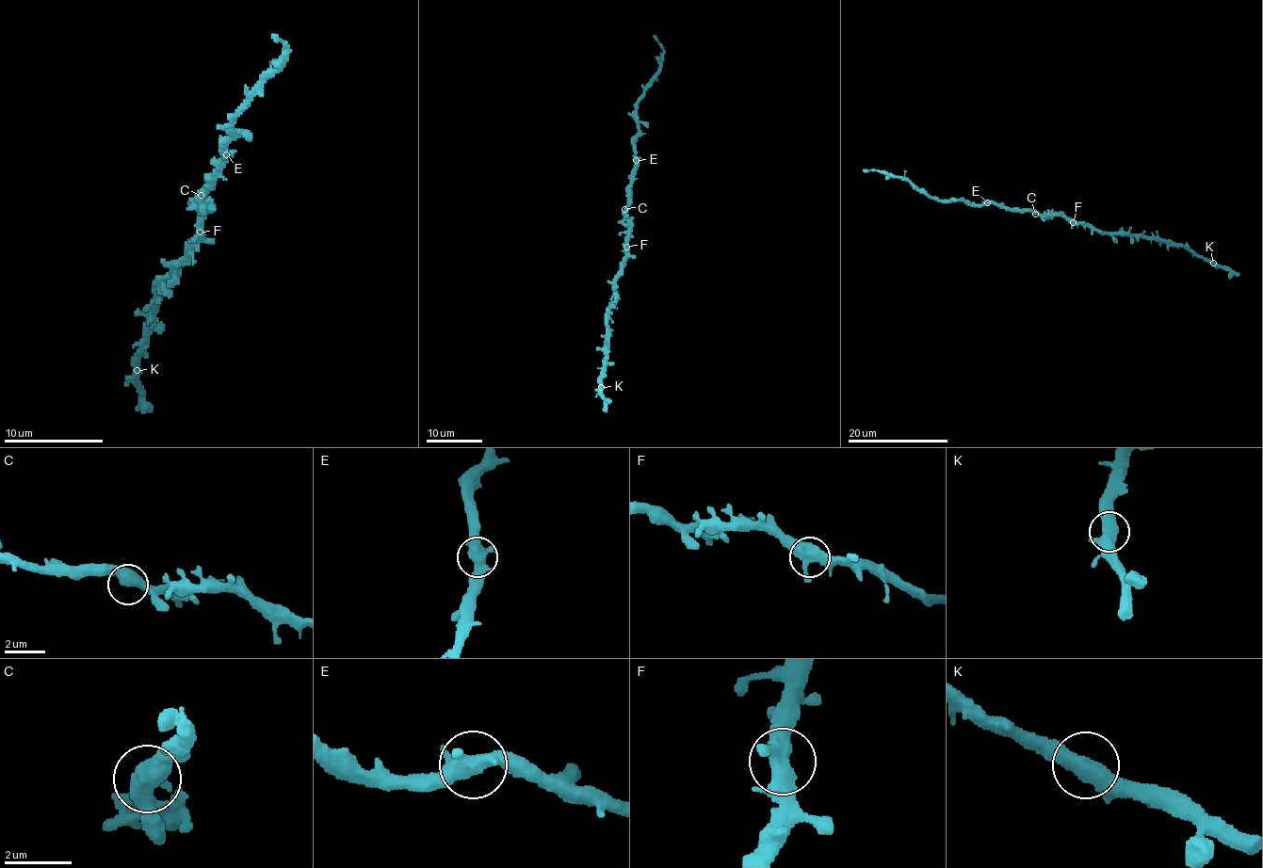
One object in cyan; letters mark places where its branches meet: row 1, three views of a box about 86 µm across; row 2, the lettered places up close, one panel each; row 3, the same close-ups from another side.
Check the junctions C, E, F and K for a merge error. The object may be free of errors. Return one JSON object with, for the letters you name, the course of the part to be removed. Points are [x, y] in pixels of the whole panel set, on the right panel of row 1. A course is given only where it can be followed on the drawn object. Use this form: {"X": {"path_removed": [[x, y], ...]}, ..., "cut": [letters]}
{"cut": []}

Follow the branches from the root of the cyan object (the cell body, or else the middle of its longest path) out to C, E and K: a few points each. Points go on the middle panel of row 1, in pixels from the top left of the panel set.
C: (627, 224), (624, 209)
E: (627, 224), (630, 179), (636, 160)
K: (627, 224), (628, 250), (616, 281), (616, 304), (609, 311), (608, 358), (601, 387)

